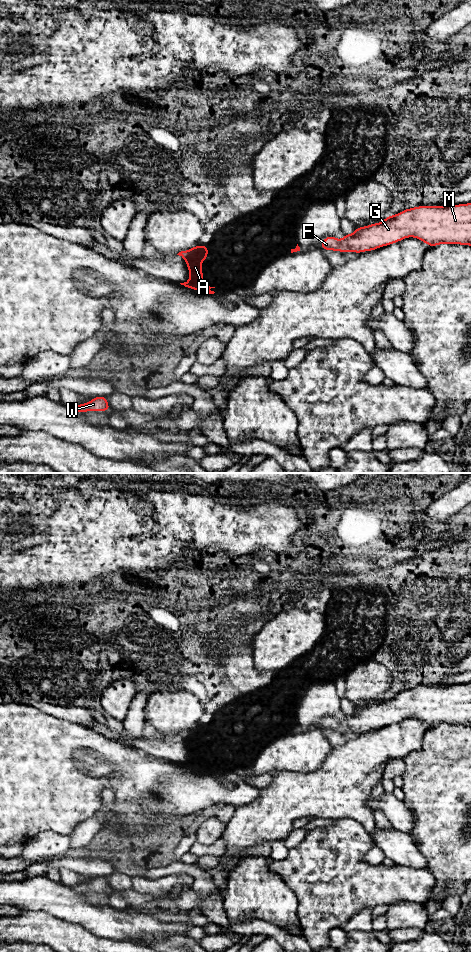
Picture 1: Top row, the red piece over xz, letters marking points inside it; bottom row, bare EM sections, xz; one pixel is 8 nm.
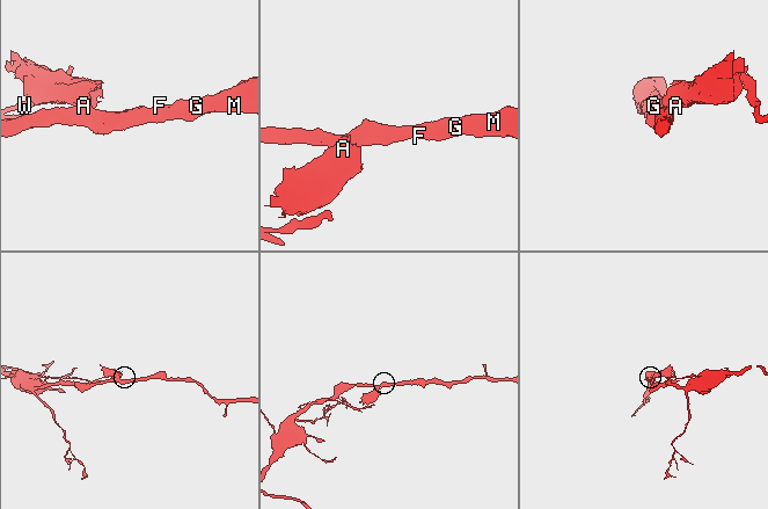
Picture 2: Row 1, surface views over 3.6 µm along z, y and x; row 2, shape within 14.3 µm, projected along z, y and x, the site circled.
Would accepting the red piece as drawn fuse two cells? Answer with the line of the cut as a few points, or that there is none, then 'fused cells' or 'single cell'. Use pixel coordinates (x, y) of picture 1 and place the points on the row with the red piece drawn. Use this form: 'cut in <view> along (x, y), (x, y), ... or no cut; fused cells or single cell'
cut in xz along (201, 247), (186, 260); fused cells

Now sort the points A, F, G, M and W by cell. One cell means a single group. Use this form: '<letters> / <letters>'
A / F G M W

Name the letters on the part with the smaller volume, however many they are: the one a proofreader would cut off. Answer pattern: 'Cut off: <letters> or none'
Cut off: A

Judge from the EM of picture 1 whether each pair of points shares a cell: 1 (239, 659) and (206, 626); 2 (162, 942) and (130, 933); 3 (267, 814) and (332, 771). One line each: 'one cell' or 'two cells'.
1: one cell
2: two cells
3: one cell

